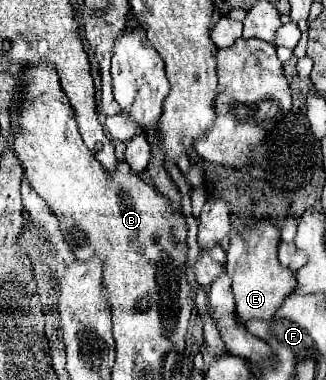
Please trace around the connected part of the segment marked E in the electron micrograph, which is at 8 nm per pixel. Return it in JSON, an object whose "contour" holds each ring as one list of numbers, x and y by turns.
{"contour":[[259,220,253,228,243,230,239,236,231,238,227,250,225,270,231,276,231,290,235,296,235,312,241,322,247,320,271,320,283,300,295,290,295,274,277,262,277,242,279,230,269,220]]}

